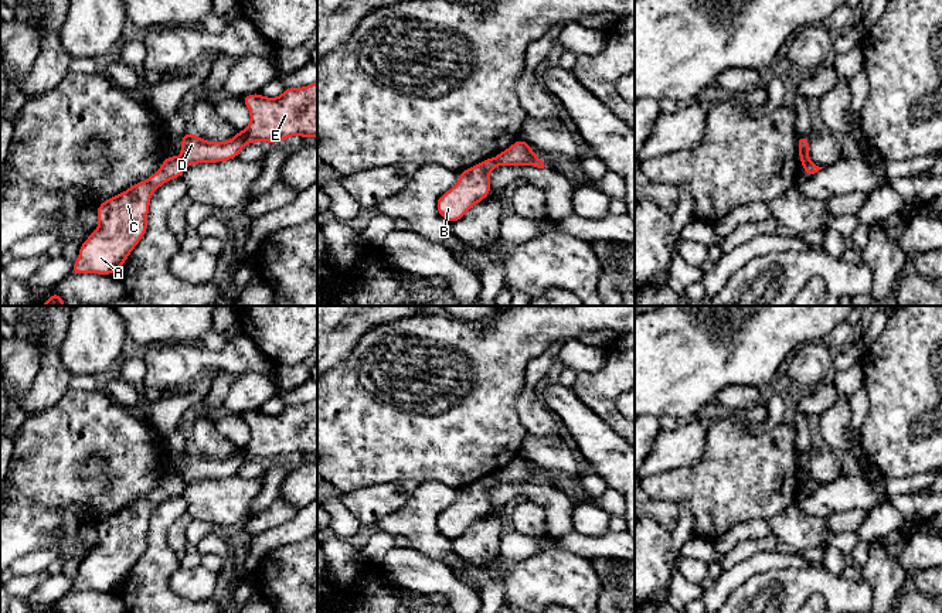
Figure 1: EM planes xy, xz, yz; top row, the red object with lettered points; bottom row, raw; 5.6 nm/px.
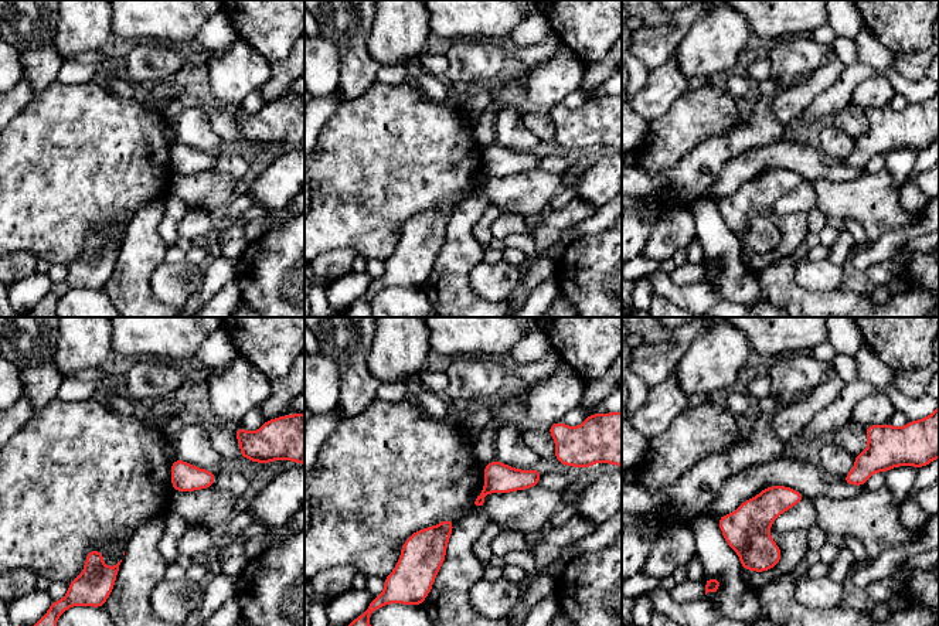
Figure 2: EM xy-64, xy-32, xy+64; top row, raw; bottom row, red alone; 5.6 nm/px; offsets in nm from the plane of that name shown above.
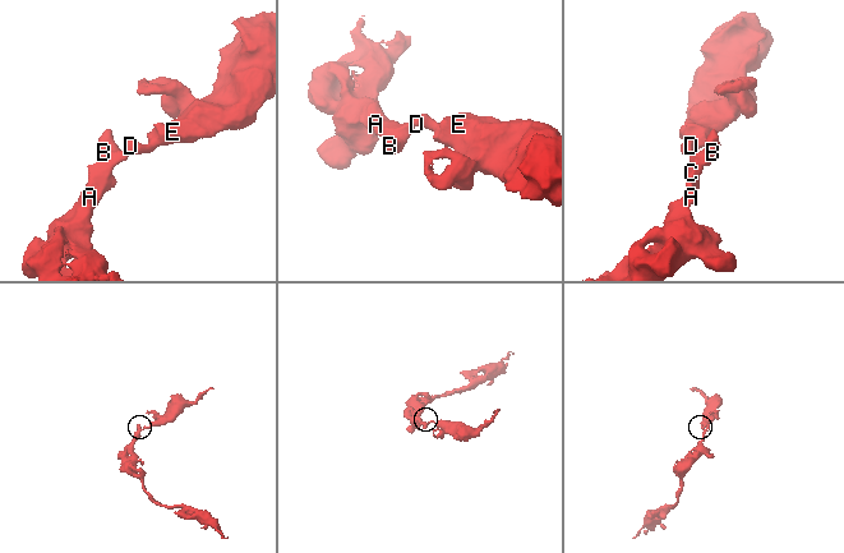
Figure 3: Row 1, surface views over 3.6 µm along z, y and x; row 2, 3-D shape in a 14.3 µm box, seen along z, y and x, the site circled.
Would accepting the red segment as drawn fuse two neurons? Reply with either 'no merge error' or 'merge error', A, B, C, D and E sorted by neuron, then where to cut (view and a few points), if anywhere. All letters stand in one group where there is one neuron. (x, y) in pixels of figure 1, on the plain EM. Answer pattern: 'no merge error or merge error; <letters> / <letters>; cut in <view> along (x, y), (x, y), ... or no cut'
merge error; A B C / D E; cut in xy along (179, 474), (186, 482)

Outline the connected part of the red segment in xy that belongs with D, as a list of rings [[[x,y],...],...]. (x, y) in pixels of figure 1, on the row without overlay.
[[[317,398],[302,405],[285,405],[278,415],[251,411],[242,419],[251,439],[228,459],[212,460],[193,449],[181,453],[180,476],[186,483],[237,476],[248,460],[276,460],[290,453],[317,454]]]

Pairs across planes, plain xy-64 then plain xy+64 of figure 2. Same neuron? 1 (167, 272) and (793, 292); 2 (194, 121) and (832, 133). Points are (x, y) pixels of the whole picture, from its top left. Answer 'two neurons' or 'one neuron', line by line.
1: two neurons
2: one neuron

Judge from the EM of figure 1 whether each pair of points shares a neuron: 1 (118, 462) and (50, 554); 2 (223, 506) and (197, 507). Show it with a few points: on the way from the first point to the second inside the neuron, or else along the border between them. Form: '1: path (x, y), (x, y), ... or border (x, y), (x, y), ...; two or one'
1: border (60, 552), (46, 547), (21, 557); two
2: path (217, 506), (203, 506); one

